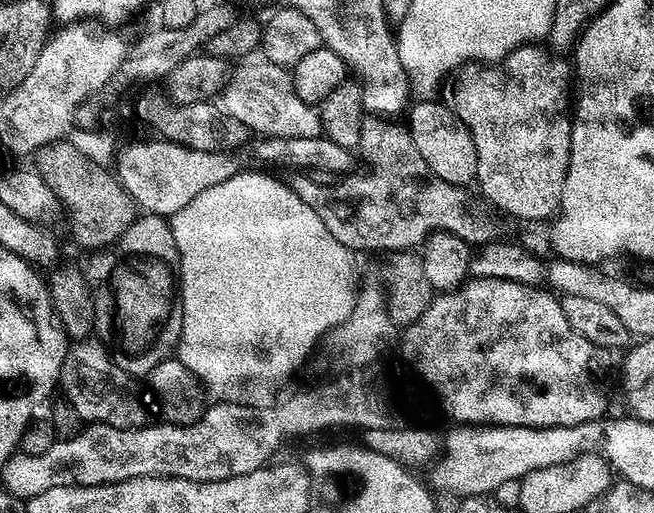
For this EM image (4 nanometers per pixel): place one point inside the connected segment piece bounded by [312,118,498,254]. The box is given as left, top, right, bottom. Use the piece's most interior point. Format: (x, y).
(400, 204)

